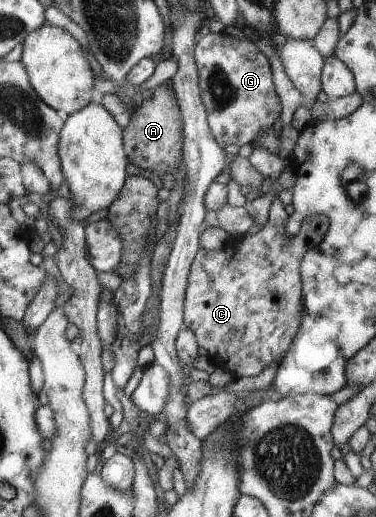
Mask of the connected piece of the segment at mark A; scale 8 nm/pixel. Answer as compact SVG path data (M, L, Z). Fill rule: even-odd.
M158 85L152 91L152 95L142 100L142 103L134 109L134 113L130 114L130 122L121 131L124 152L130 163L138 168L158 170L159 177L164 173L170 174L178 165L183 165L180 129L182 129L182 121L180 121L180 111L178 111L174 93L170 87Z

